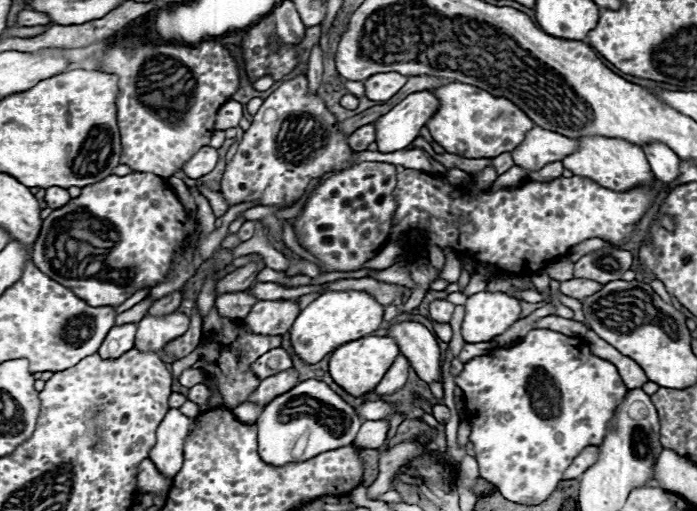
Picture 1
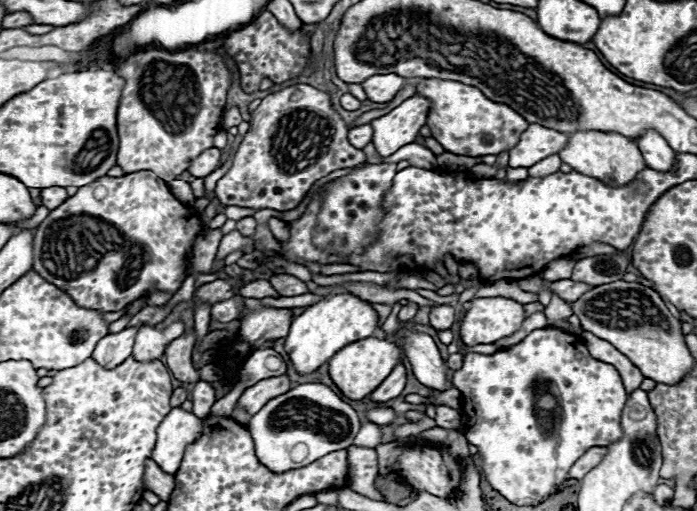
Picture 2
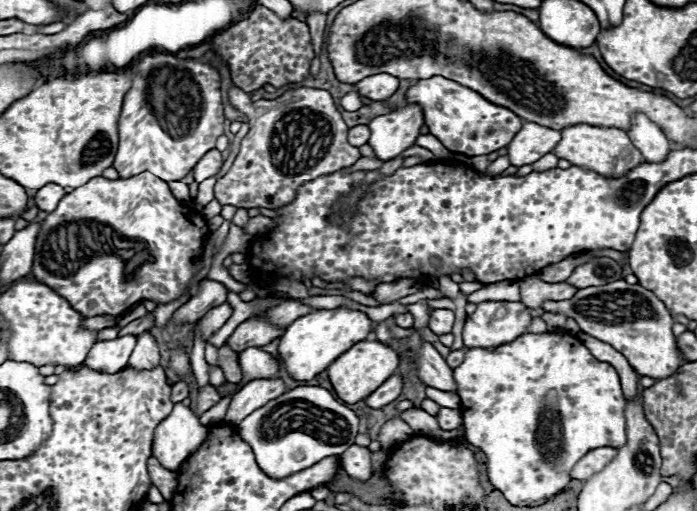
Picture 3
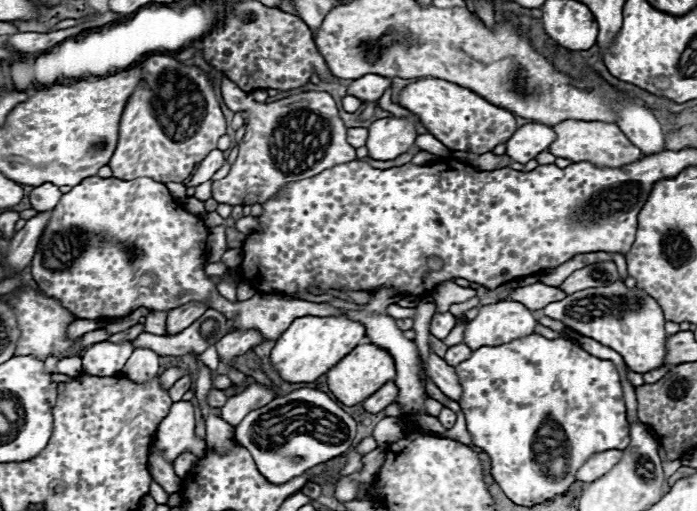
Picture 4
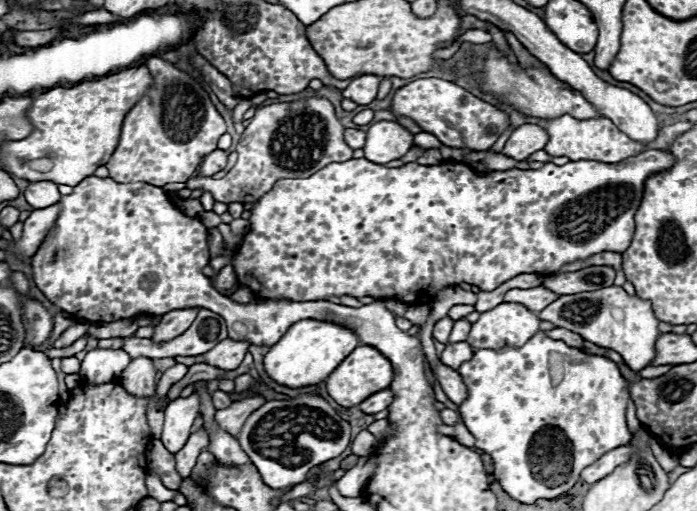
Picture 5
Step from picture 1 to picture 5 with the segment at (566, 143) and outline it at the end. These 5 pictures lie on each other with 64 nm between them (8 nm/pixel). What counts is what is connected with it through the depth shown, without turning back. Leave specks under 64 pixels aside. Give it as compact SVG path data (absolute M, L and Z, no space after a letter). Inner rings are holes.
M524 124L524 126L518 126L510 134L502 154L510 156L514 160L528 160L534 152L544 150L546 142L548 142L548 132L542 126Z

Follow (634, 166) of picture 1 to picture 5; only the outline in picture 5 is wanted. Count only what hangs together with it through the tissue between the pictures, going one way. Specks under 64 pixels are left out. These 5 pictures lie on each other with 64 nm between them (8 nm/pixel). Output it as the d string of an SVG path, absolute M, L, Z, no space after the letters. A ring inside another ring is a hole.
M562 116L556 120L550 120L546 126L546 132L550 134L550 142L544 146L544 150L550 156L566 156L572 162L578 158L590 158L604 164L618 164L630 156L636 156L644 152L646 148L634 140L630 140L626 134L622 134L608 118L590 118L590 120L576 120L572 116Z

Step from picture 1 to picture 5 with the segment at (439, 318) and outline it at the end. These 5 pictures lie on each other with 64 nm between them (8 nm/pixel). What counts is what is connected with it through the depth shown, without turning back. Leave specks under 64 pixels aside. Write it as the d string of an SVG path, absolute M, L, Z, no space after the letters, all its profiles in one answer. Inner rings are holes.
M444 316L442 320L438 320L438 322L436 322L436 326L434 326L434 338L436 338L438 342L446 344L446 342L448 342L448 336L450 336L452 326L454 326L454 320L452 320L452 318L448 318L448 316Z

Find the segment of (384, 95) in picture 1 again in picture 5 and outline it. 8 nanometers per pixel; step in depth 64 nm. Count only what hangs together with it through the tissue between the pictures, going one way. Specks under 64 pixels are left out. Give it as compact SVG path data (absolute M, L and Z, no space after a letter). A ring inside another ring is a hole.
M366 74L366 76L360 76L360 78L352 80L352 82L348 84L348 88L342 90L342 94L344 94L344 98L350 98L350 100L354 100L356 104L364 106L364 104L370 104L372 100L376 100L380 82L382 82L380 76L376 76L376 74Z

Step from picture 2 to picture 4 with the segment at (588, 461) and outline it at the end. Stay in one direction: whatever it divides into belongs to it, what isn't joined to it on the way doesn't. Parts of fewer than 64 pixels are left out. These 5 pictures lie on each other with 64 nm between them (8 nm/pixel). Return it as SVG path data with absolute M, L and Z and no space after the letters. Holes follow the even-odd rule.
M604 450L604 452L596 452L592 454L576 472L576 480L582 482L592 482L594 478L600 478L602 474L606 474L606 470L610 470L622 456L622 450Z

